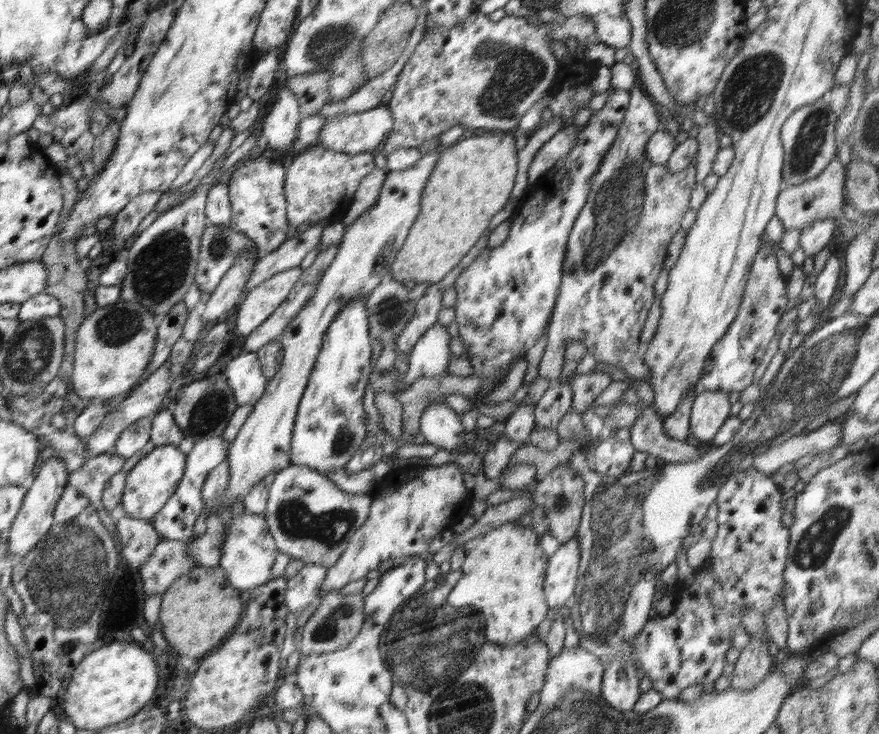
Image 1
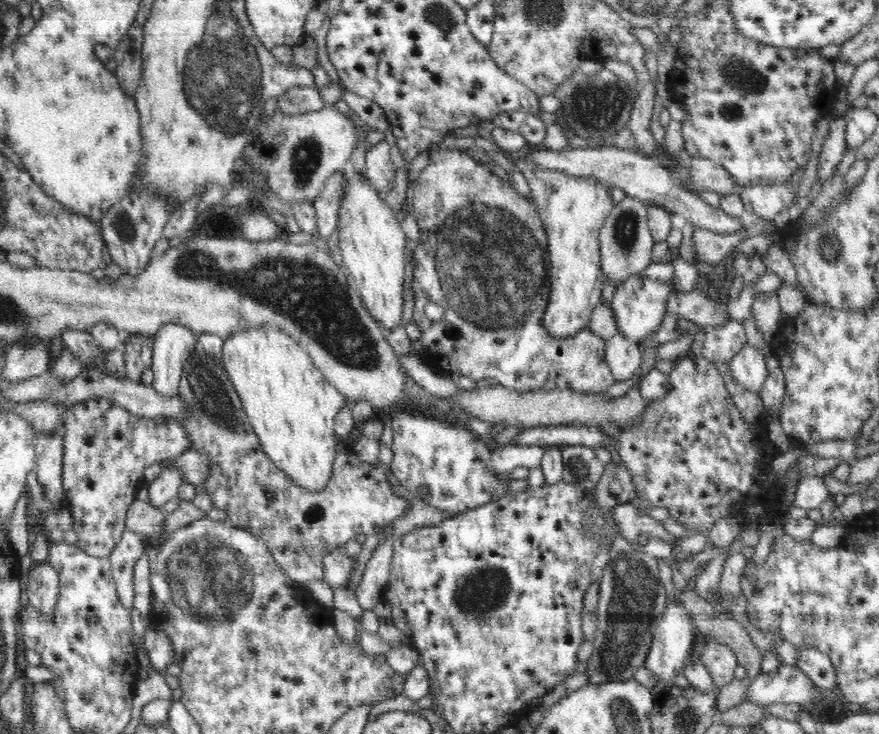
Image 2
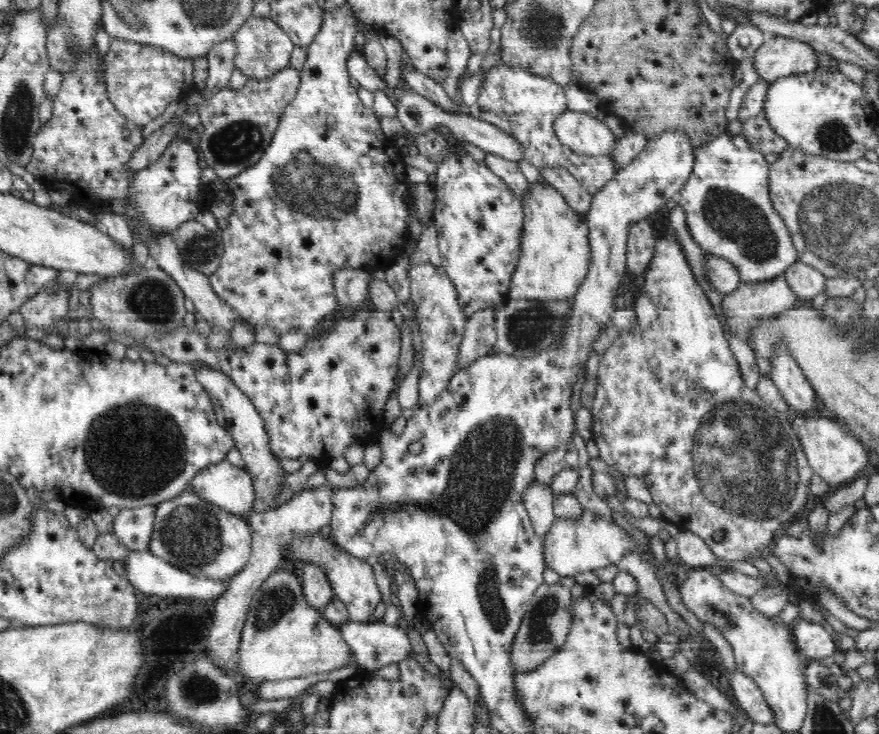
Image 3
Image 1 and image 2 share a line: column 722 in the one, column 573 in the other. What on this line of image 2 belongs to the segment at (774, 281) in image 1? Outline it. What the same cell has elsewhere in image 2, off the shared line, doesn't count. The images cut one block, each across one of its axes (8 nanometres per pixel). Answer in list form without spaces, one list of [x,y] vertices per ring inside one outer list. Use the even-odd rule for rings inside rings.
[[[431,149],[429,153],[429,163],[420,171],[415,188],[415,197],[413,199],[413,215],[416,217],[419,226],[420,236],[415,251],[412,252],[413,260],[410,268],[414,276],[414,306],[413,320],[414,324],[420,329],[422,342],[427,355],[422,358],[422,362],[428,367],[436,367],[444,375],[464,375],[469,376],[480,383],[485,378],[494,378],[498,384],[509,388],[510,390],[528,392],[535,389],[541,389],[545,382],[552,381],[557,388],[568,389],[578,392],[604,393],[612,384],[615,383],[614,375],[610,371],[610,365],[606,362],[605,344],[602,337],[592,332],[591,328],[586,326],[582,328],[574,337],[556,337],[547,336],[543,327],[543,312],[548,301],[548,264],[546,252],[548,239],[543,227],[543,221],[539,217],[535,203],[524,196],[518,195],[514,187],[506,184],[504,180],[498,178],[490,169],[485,169],[481,163],[476,162],[474,158],[466,155],[465,151],[458,149]],[[430,302],[439,304],[444,308],[442,320],[432,322],[424,313],[424,306]]]

